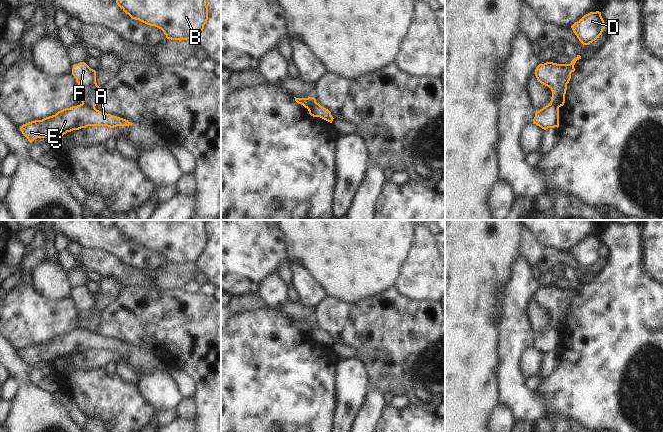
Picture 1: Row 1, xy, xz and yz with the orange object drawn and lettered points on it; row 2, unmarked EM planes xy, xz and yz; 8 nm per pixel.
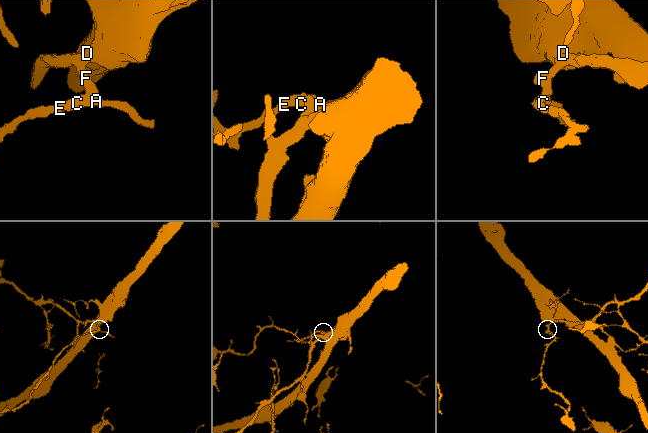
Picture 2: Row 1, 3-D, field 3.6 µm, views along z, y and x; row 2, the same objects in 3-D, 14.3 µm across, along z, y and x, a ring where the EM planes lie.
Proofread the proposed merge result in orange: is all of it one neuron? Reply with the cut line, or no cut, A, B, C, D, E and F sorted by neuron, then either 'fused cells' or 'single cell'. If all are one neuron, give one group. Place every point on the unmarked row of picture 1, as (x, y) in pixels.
cut in xy along (82, 327), (94, 332); A C E / B D F; fused cells

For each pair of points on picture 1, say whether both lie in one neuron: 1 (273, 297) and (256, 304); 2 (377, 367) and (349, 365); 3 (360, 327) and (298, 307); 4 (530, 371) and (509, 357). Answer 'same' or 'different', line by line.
1: different
2: different
3: different
4: different

